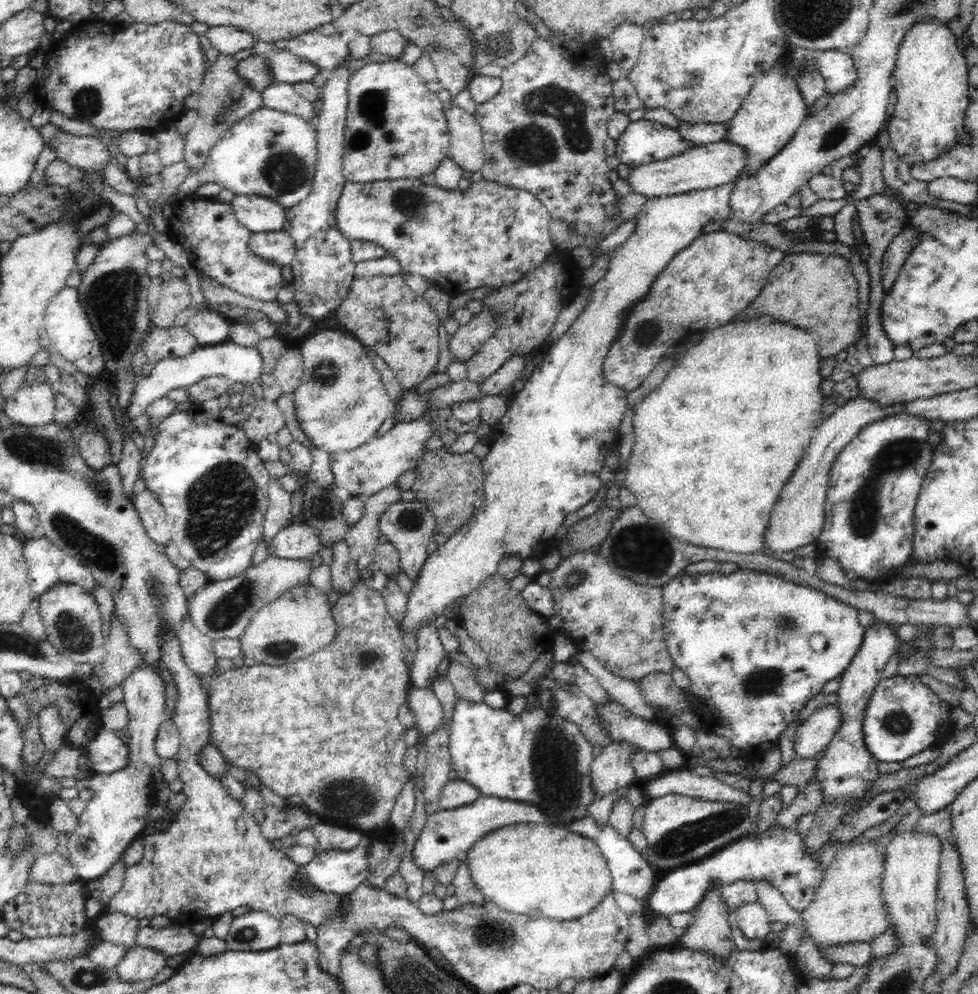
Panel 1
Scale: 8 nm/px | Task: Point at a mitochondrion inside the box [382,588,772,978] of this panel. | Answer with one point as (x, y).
(554, 755)

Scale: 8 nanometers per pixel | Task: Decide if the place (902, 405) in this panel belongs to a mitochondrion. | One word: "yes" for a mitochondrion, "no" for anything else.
no

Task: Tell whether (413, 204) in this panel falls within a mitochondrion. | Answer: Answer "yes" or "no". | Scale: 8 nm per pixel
yes

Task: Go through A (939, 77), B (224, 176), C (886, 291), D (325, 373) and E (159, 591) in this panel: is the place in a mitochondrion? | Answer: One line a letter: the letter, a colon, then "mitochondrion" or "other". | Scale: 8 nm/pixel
A: other
B: other
C: other
D: mitochondrion
E: mitochondrion

